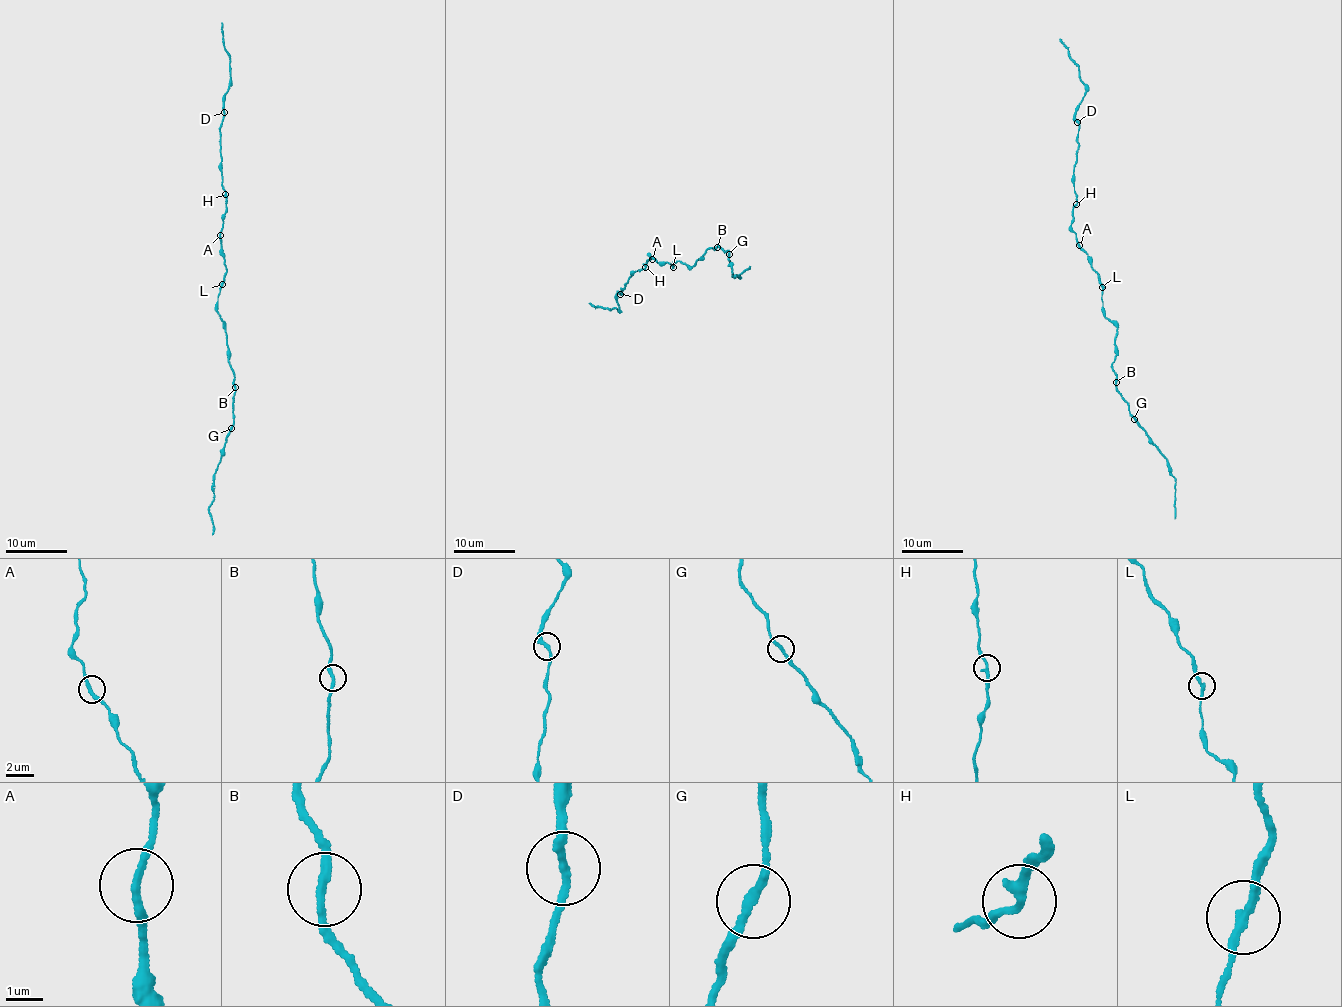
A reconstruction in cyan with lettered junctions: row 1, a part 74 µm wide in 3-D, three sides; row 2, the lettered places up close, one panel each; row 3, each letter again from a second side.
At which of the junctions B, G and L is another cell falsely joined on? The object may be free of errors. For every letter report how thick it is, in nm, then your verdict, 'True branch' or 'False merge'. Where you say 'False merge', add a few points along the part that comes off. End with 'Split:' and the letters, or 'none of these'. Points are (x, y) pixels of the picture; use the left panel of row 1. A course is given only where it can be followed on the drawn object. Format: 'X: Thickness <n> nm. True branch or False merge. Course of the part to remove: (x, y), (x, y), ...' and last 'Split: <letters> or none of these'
B: Thickness 240 nm. True branch
G: Thickness 240 nm. True branch
L: Thickness 240 nm. False merge. Course of the part to remove: (221, 284), (226, 268), (219, 237), (226, 194), (221, 178), (220, 137), (230, 58), (221, 22)
Split: L

